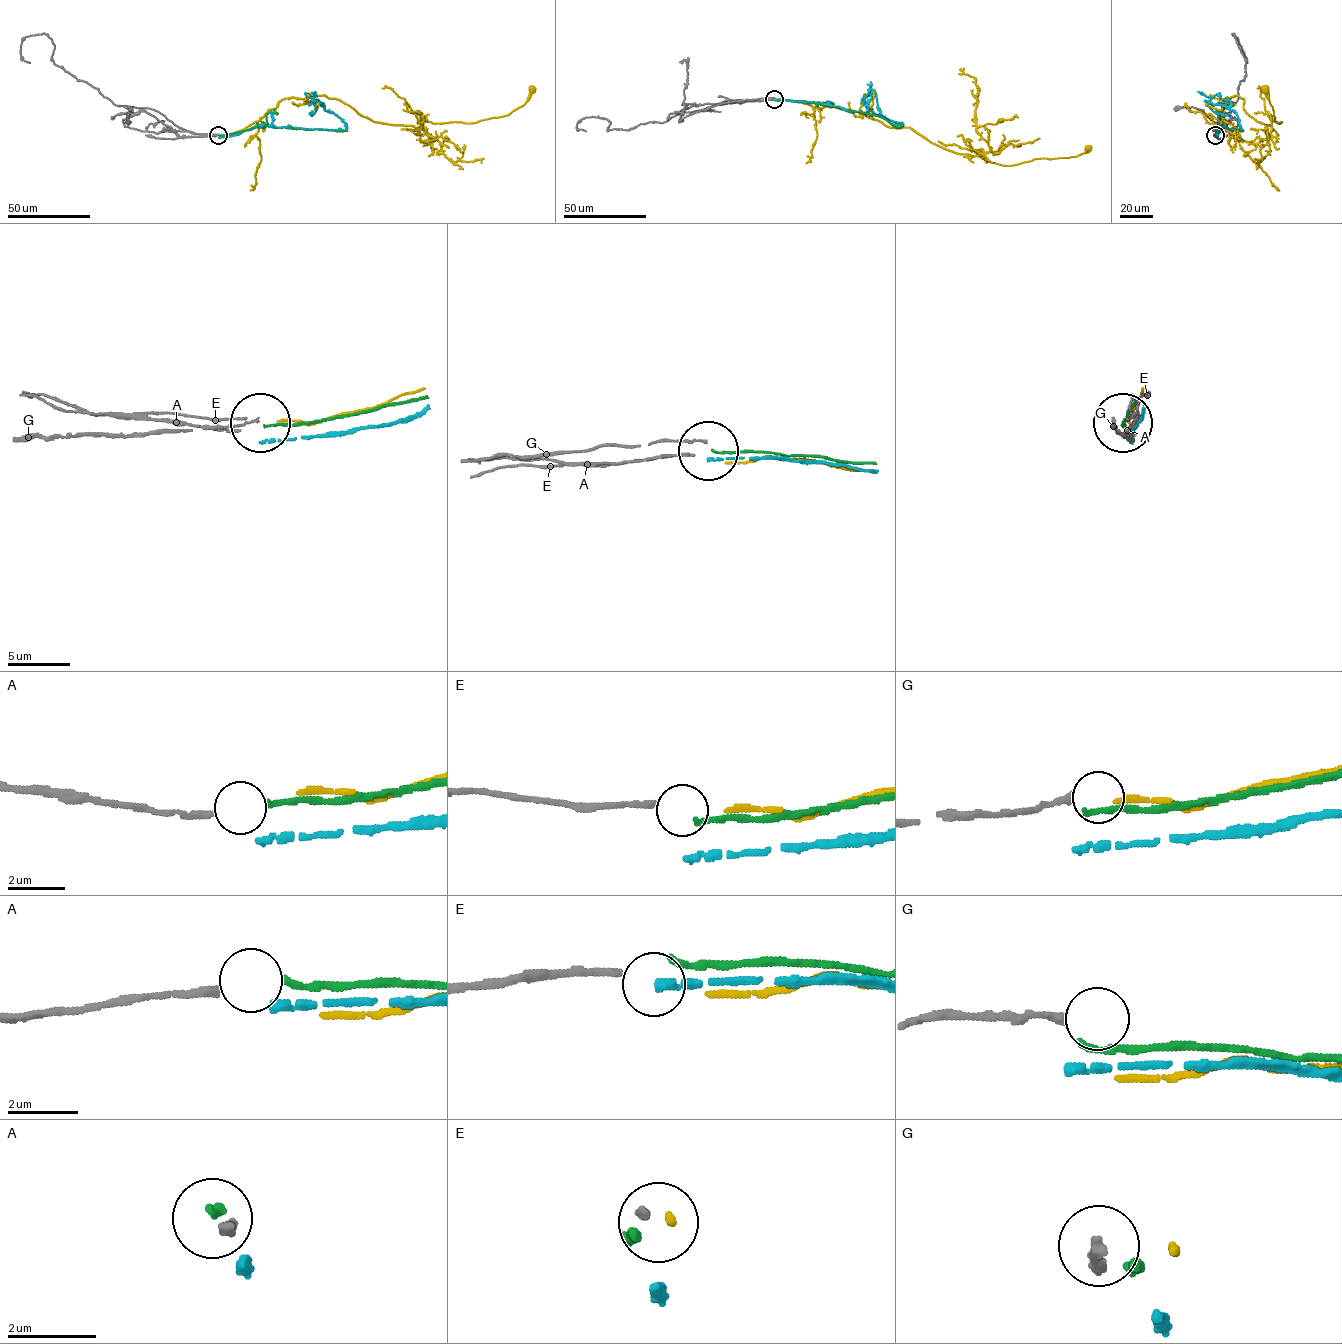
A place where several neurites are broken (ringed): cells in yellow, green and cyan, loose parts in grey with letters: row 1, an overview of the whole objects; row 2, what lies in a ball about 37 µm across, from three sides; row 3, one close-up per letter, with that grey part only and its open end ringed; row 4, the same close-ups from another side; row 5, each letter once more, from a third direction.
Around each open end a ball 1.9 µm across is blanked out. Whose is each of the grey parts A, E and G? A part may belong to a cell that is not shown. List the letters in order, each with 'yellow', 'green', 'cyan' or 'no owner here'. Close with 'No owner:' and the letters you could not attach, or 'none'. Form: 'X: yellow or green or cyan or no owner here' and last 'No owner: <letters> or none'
A: no owner here
E: no owner here
G: no owner here
No owner: A, E, G

